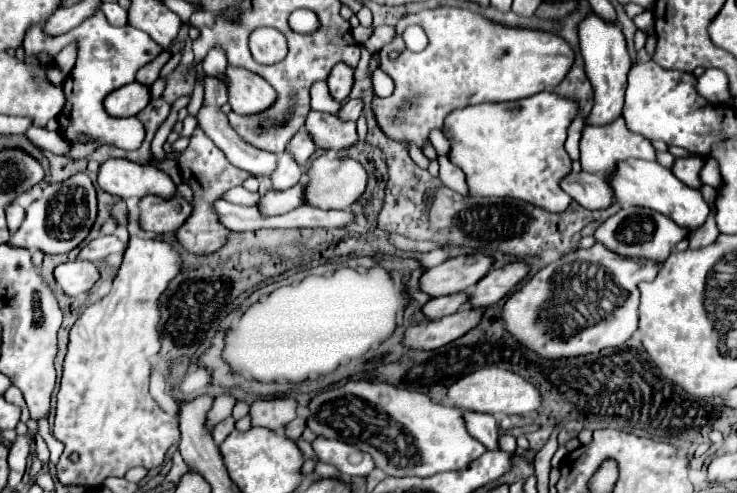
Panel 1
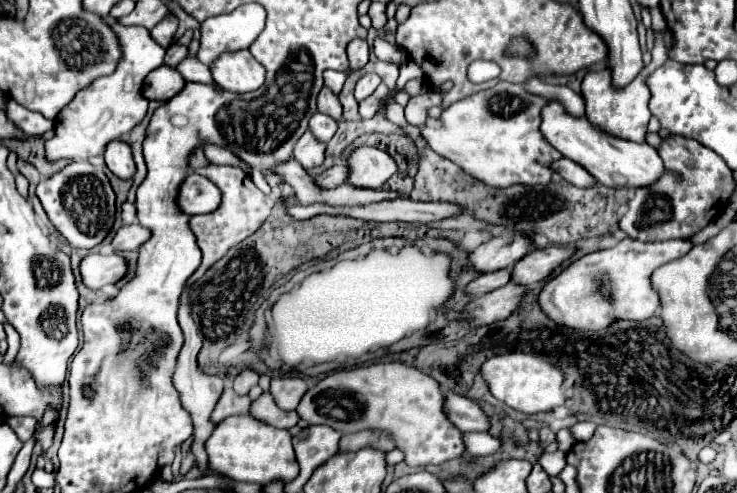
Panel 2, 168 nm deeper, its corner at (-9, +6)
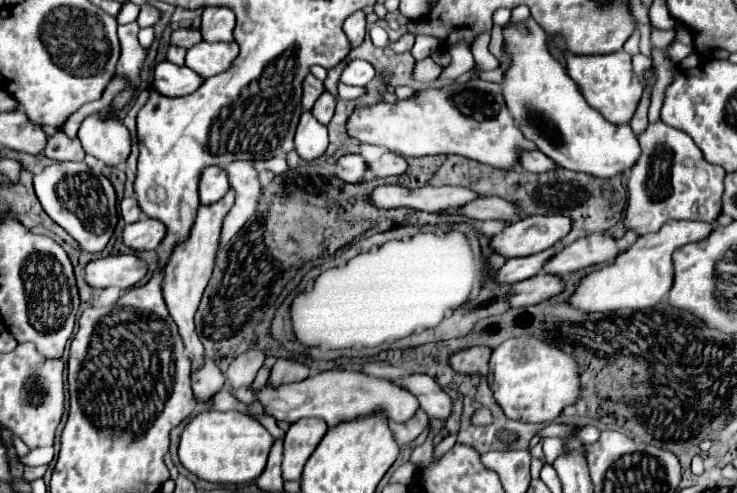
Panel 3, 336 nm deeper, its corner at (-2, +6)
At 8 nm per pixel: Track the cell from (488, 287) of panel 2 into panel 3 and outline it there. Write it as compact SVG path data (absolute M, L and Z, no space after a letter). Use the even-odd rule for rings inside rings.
M548 248L544 252L532 254L532 256L524 256L524 258L510 258L498 272L498 280L500 282L522 282L534 274L542 272L542 266L546 264L546 260L550 256L554 256L558 250L556 248Z

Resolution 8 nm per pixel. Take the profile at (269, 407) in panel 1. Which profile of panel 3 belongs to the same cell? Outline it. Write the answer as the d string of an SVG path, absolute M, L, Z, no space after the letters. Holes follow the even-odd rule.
M280 358L270 374L272 384L290 384L290 382L300 382L310 376L310 368L298 360L288 360Z

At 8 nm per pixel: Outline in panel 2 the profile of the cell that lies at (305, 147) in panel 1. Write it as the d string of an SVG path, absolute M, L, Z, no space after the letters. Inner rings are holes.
M317 112L309 120L309 130L313 132L313 136L317 136L317 140L329 142L331 136L335 134L335 130L337 130L337 122L331 116L325 116L325 114Z

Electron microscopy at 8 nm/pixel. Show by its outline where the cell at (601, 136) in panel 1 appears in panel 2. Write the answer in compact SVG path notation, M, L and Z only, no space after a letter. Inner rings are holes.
M655 32L655 46L653 46L653 50L651 50L651 54L653 54L651 64L645 66L645 70L643 70L631 84L627 84L627 86L621 88L621 90L617 90L617 88L611 86L609 70L607 70L607 68L587 72L587 76L583 78L583 84L581 84L581 92L583 92L585 104L587 104L587 120L589 120L595 128L601 128L601 132L609 132L611 136L617 136L617 138L623 138L623 140L645 142L647 122L649 122L649 118L651 118L651 112L649 112L649 108L647 108L649 88L645 88L643 78L645 78L647 74L651 74L653 68L659 68L659 66L669 58L663 36L665 36L665 32Z

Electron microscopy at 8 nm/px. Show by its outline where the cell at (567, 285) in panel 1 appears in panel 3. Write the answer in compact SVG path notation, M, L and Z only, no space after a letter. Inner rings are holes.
M668 220L656 234L640 236L612 264L582 278L576 294L570 298L570 304L586 312L606 312L618 308L650 308L658 304L670 292L674 282L672 252L690 242L704 240L712 230L714 226L706 222Z

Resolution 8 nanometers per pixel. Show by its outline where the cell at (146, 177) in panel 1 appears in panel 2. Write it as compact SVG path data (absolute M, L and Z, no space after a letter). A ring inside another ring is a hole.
M111 142L109 148L105 150L105 162L107 168L121 180L129 180L135 176L135 162L131 156L131 148L125 142Z

